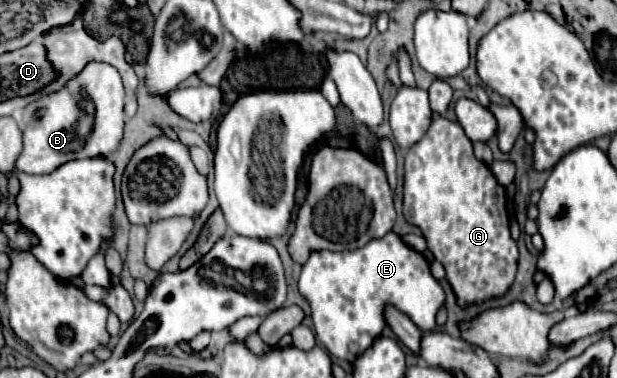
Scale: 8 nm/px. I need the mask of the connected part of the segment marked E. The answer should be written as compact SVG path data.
M388 232L384 238L374 238L366 246L352 252L330 252L330 250L312 252L310 260L302 266L298 290L310 304L312 310L310 316L314 322L316 338L326 346L326 350L332 356L348 362L354 362L354 358L358 358L362 350L368 350L374 344L374 338L382 336L382 330L386 328L386 316L384 316L386 306L398 308L402 314L410 316L412 322L422 332L430 332L436 328L434 318L438 308L444 304L444 290L430 274L424 256L414 248L410 248L408 244L404 244L404 240L394 232Z

